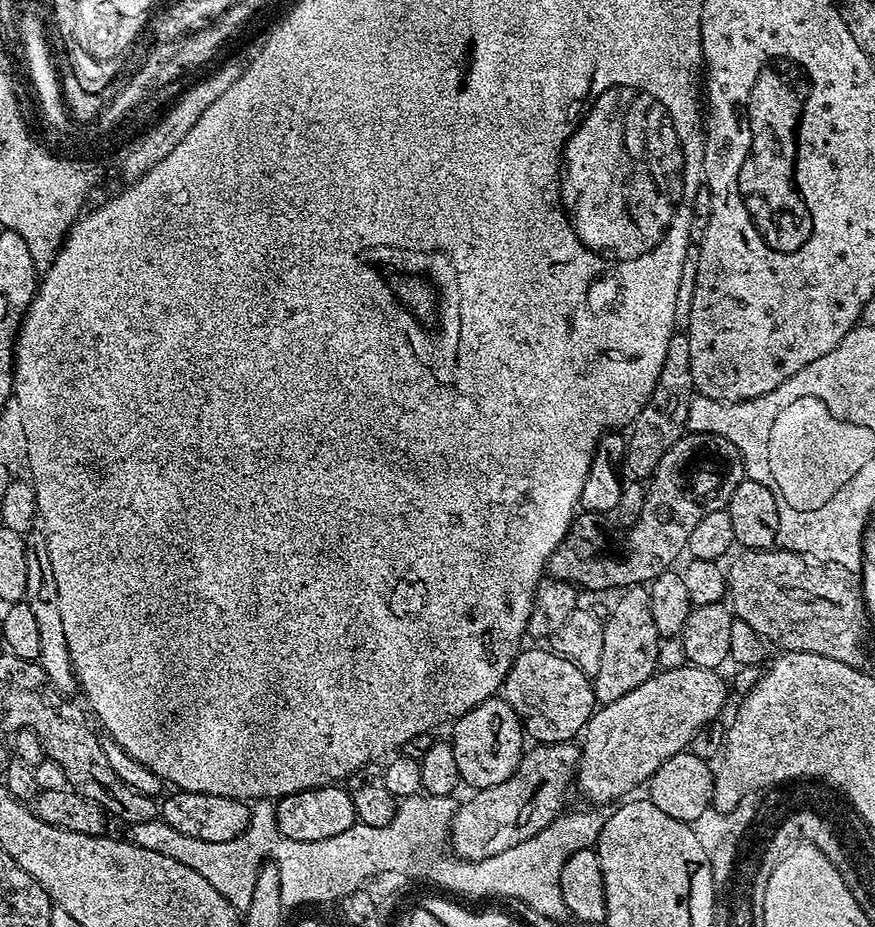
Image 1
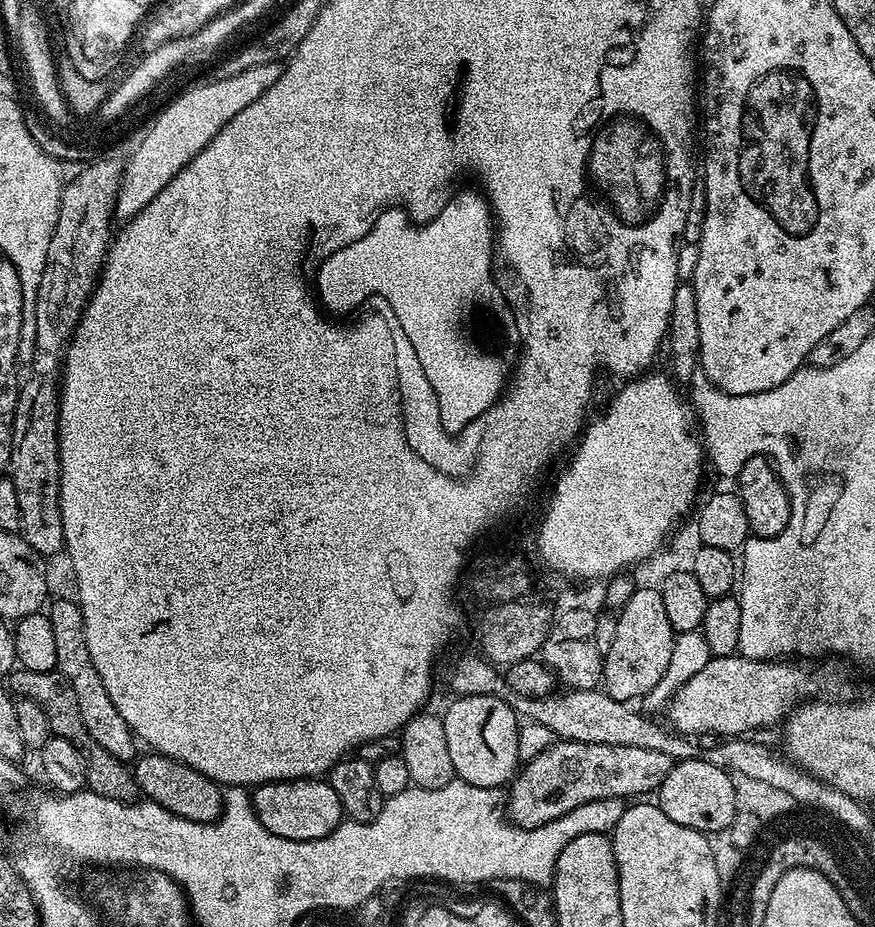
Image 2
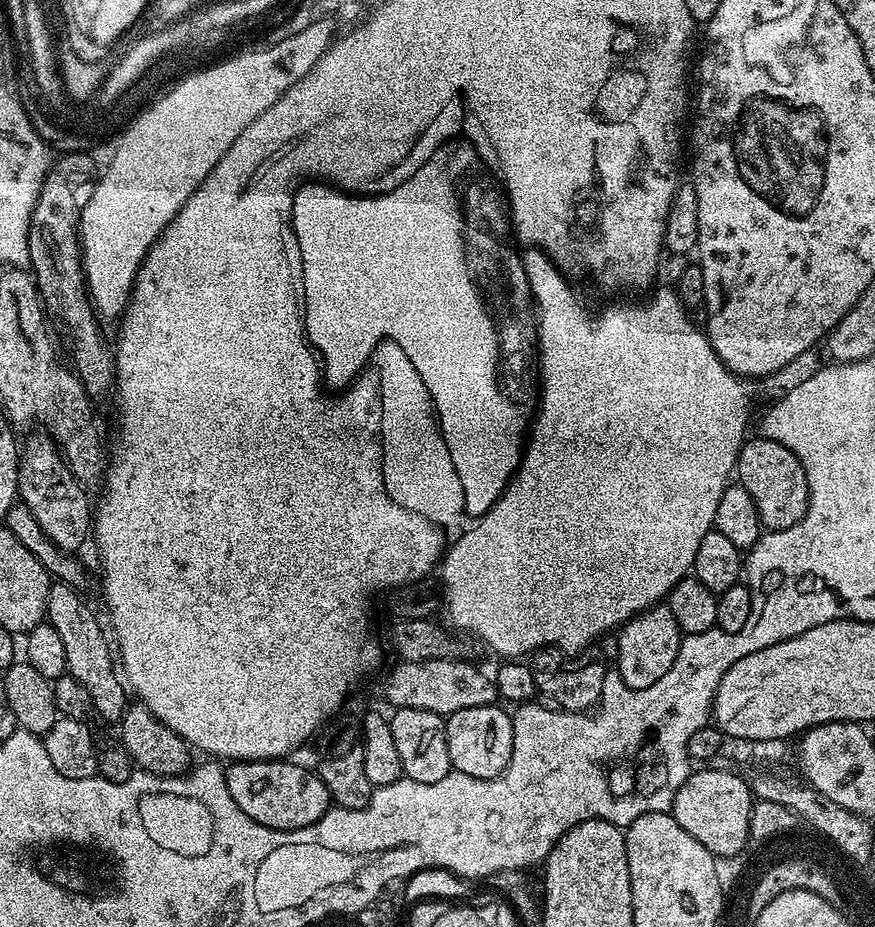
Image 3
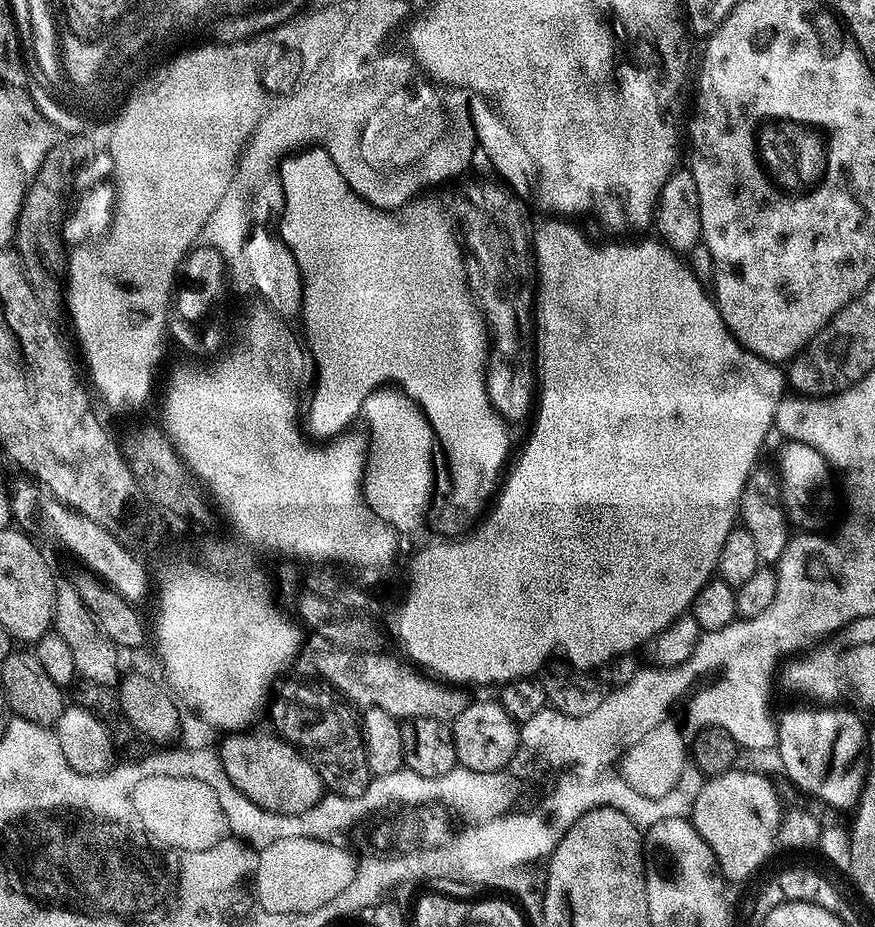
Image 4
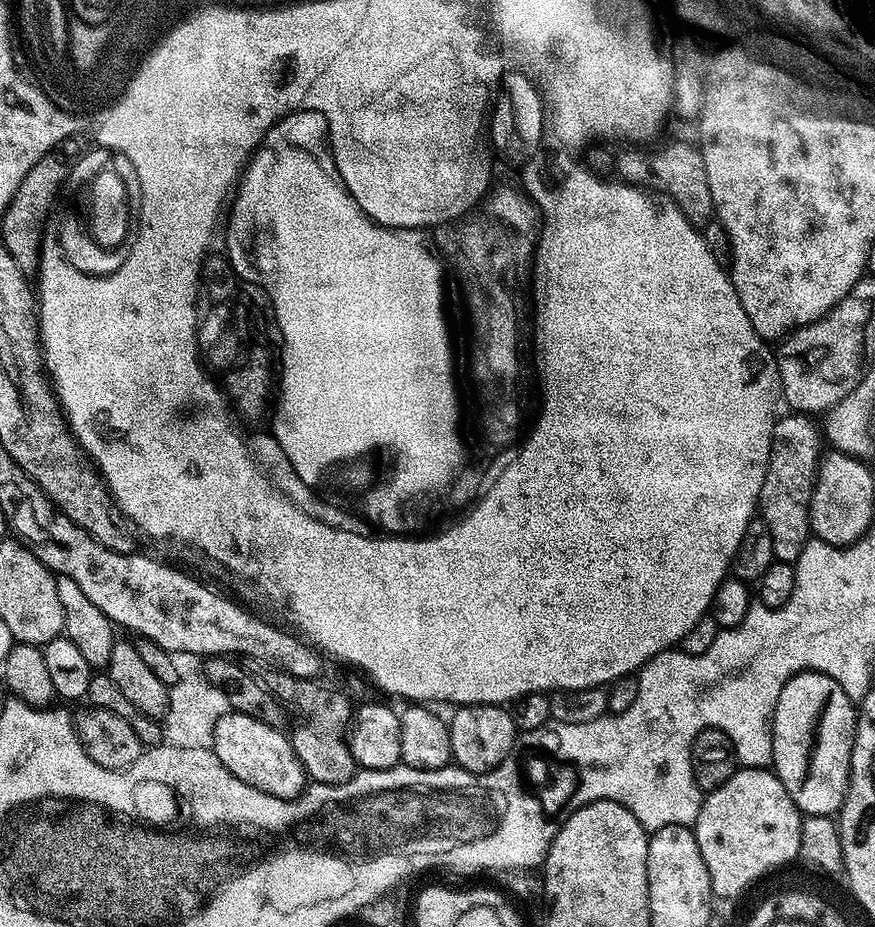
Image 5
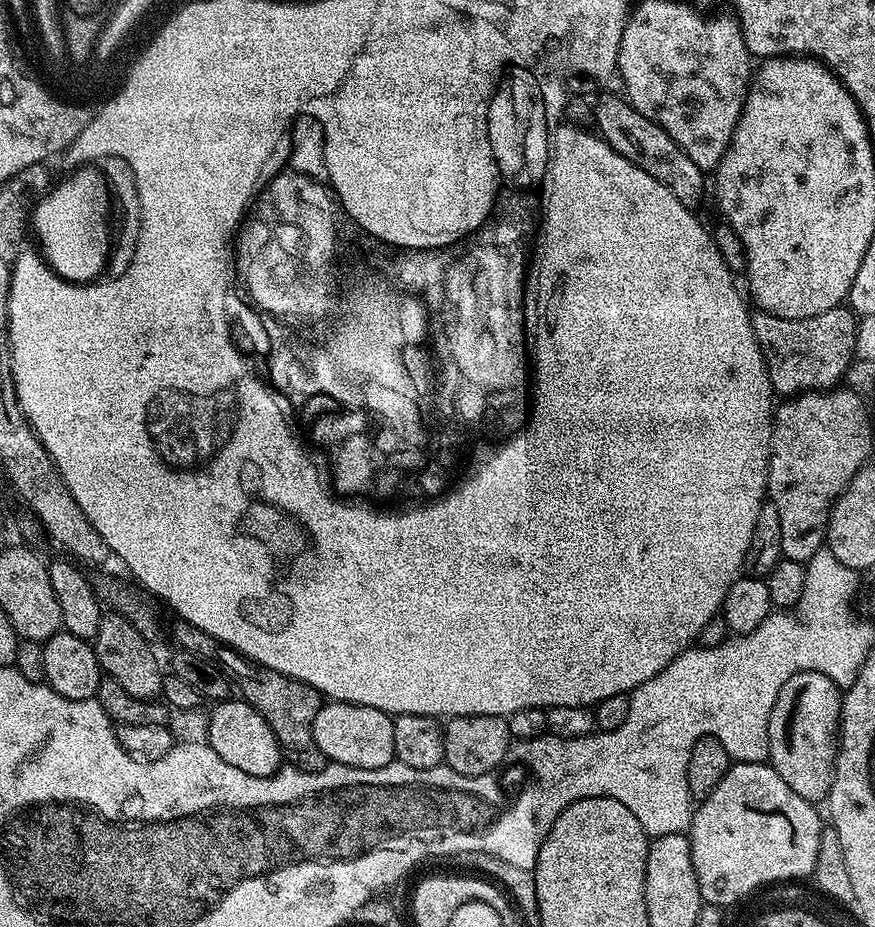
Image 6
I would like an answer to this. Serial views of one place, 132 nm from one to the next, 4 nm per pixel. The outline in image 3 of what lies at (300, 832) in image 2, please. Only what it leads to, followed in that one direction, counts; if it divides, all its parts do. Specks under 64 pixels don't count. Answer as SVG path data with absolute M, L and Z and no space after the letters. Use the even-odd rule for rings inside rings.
M287 759L238 760L227 765L224 777L230 790L230 798L238 802L238 810L246 818L254 818L270 830L293 832L302 830L328 813L330 801L326 786L319 775L300 764L288 764Z

